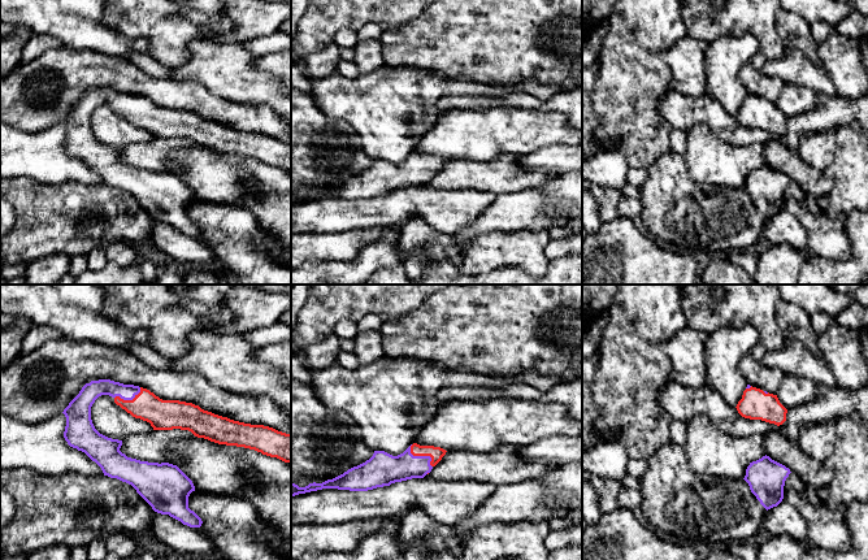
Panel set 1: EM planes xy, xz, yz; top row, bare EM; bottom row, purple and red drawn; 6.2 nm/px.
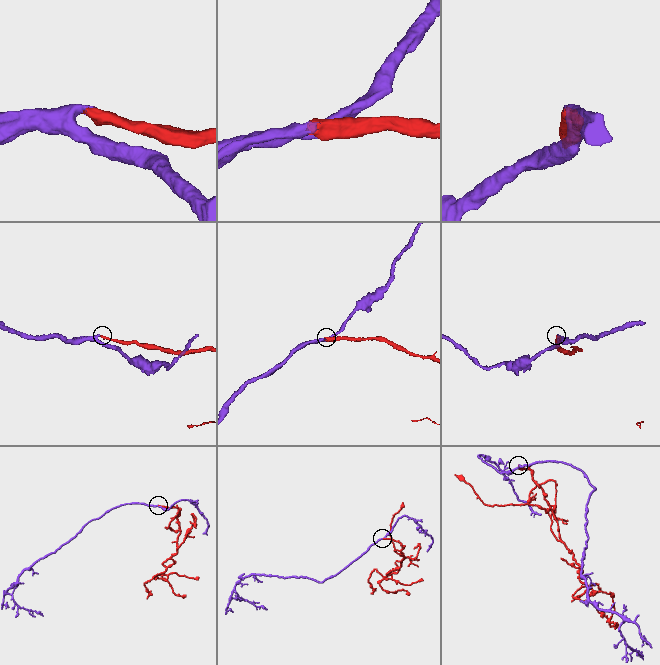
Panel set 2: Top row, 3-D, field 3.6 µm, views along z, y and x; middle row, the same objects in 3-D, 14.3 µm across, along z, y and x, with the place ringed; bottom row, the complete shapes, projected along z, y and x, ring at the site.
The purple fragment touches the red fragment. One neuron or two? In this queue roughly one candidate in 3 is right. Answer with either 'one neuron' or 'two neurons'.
one neuron

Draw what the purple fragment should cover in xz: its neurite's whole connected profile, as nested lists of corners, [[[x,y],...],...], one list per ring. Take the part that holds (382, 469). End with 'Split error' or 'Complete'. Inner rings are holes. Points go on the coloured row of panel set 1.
[[[413,443],[398,456],[385,451],[374,451],[369,460],[333,479],[322,483],[313,482],[305,487],[291,483],[291,496],[322,489],[368,491],[395,482],[424,478],[442,460],[446,452],[440,447],[420,446],[417,443]]]. Split error

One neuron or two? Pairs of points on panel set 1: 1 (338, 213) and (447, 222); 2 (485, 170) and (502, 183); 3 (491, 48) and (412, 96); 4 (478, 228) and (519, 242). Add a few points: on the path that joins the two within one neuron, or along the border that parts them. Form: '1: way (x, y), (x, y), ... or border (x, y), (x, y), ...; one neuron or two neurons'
1: way (365, 213), (394, 209), (404, 204), (420, 204); one neuron
2: way (489, 174), (498, 179); one neuron
3: border (415, 69), (465, 77), (474, 82); two neurons
4: border (520, 229), (481, 233), (472, 237), (463, 246); two neurons

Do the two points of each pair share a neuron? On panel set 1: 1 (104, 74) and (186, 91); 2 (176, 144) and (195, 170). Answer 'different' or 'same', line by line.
1: same
2: different

